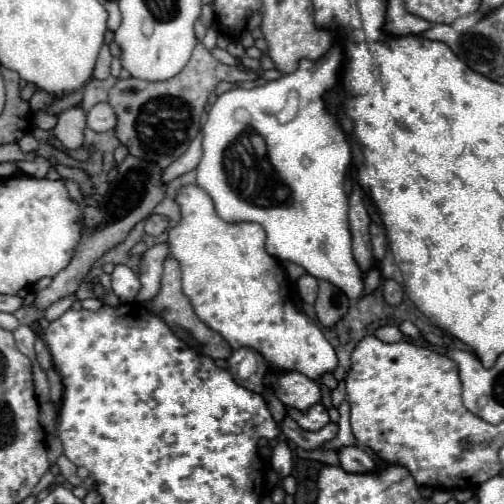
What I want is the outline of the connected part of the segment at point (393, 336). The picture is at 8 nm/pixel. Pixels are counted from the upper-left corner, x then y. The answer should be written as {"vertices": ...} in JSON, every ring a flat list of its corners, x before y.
{"vertices":[[395,325,379,327,379,329,375,331,375,335,377,335,381,341,401,341,401,339,403,339,403,333,401,333,399,327,395,327]]}

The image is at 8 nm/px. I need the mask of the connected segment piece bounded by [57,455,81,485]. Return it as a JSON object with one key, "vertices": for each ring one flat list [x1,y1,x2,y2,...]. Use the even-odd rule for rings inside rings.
{"vertices":[[61,455,61,457,57,459,57,467,59,467,61,475,63,475,71,485,81,485,81,479,79,479,79,475,77,475,77,467,75,467,71,461,67,461,65,455]]}

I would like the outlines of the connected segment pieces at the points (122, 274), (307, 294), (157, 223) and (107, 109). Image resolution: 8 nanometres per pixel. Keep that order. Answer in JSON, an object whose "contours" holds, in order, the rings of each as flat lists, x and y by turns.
{"contours":[[[117,265,111,273,111,283,115,295,121,299,121,303,135,303,137,293,141,289,139,277,125,265]],[[303,275,297,281,297,293,305,303,313,303,317,299,317,279,311,275]],[[151,215,145,219,145,233,147,235,161,235,167,229,167,217]],[[97,103,89,113,87,113,87,125,93,131,111,131,117,123,115,111,109,103]]]}

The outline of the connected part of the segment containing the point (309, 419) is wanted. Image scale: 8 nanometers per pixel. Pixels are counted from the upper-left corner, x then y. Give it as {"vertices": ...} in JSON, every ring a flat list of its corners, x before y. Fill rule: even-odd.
{"vertices":[[321,403,309,407,307,411,299,411,299,409,293,409,293,407,287,407,287,415,291,419,295,419,297,425,307,429,307,431,319,431,321,427,325,427,329,423,329,415,327,415,327,411,325,411,325,407]]}

